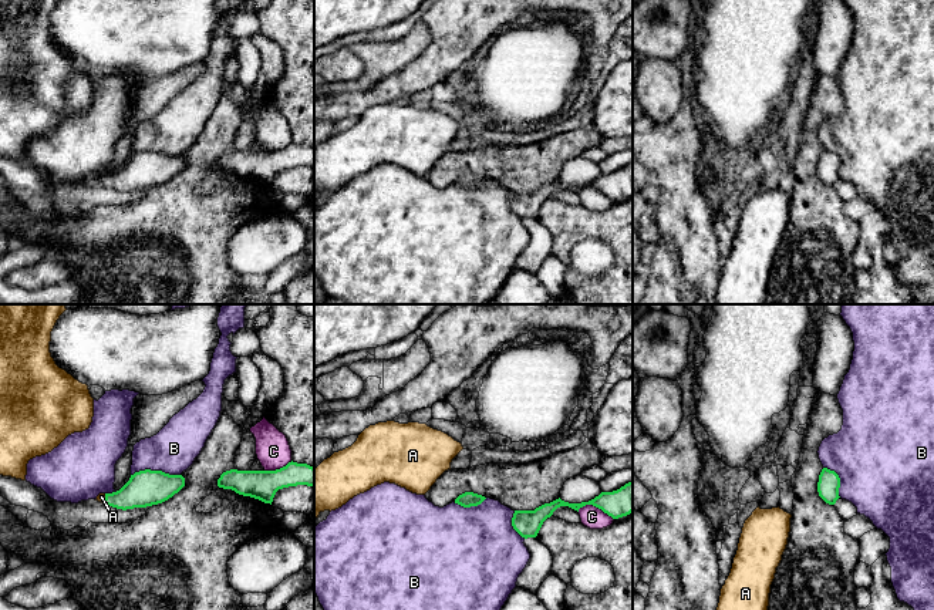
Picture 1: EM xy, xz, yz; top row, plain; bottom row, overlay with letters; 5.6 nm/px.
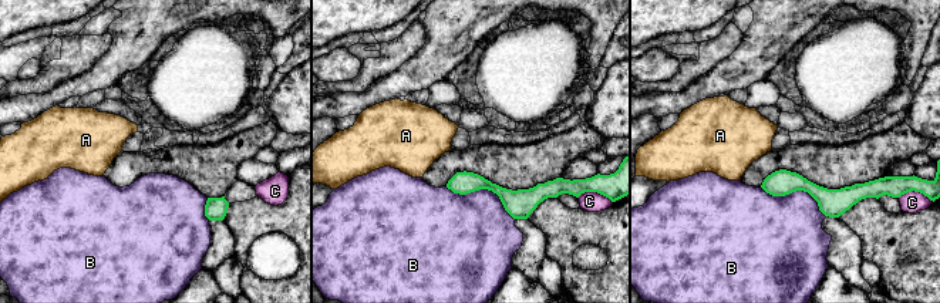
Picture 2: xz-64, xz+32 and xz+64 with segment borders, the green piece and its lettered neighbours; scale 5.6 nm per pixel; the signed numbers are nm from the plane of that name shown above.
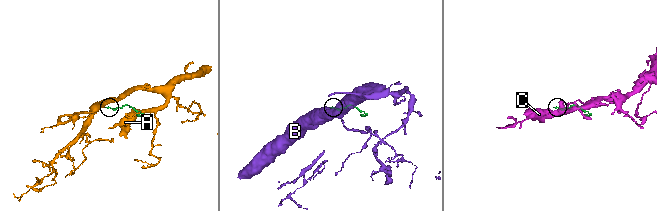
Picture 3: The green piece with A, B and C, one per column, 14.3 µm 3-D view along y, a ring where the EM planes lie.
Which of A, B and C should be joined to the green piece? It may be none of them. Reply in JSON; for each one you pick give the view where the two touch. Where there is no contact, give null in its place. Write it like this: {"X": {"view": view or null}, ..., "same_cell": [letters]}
{"A": {"view": "xy"}, "same_cell": ["A"]}

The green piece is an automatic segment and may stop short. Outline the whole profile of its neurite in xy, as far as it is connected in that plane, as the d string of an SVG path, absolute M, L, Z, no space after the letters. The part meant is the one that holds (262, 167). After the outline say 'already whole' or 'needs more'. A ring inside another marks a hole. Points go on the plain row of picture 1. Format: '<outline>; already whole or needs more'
M289 144L276 152L237 152L230 151L220 156L218 168L232 171L239 176L273 183L279 171L307 166L314 169L314 149L307 145Z; already whole

